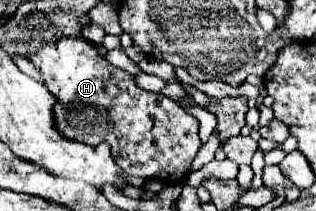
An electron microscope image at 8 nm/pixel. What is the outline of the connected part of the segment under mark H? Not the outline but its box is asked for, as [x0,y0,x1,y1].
[29,37,201,183]

